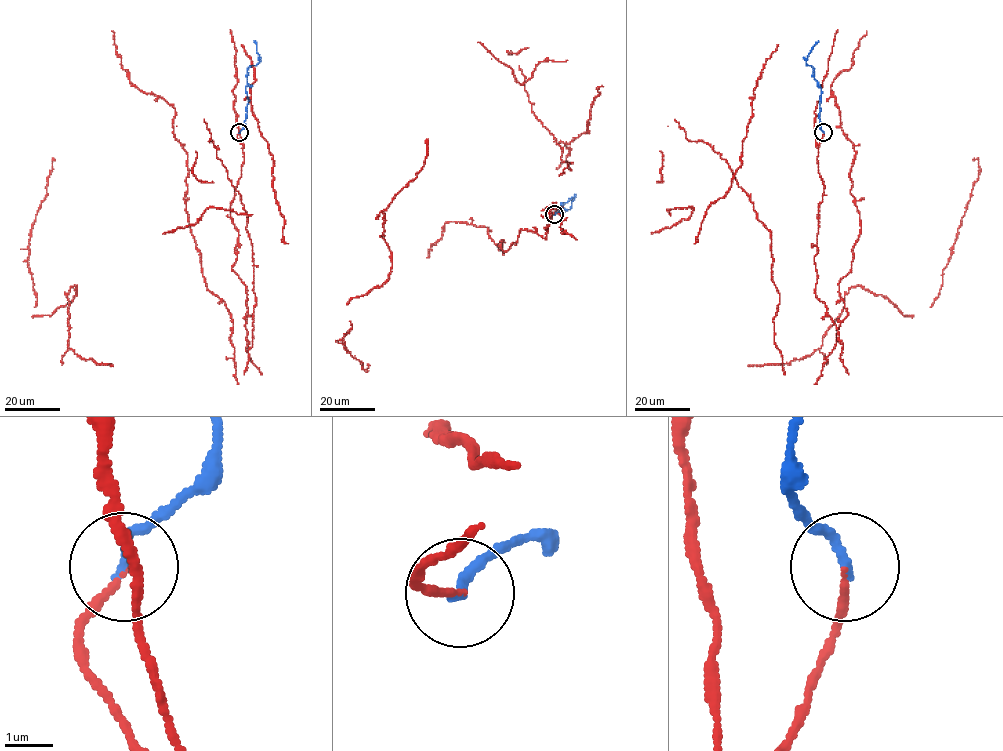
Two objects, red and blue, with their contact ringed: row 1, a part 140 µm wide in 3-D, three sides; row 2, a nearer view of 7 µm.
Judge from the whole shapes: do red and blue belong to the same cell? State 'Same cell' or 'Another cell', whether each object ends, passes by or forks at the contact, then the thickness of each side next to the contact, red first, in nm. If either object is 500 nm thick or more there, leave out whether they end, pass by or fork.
Same cell. At the ring red ends. At the ring blue ends. Thickness 120 nm (red) against 220 nm

